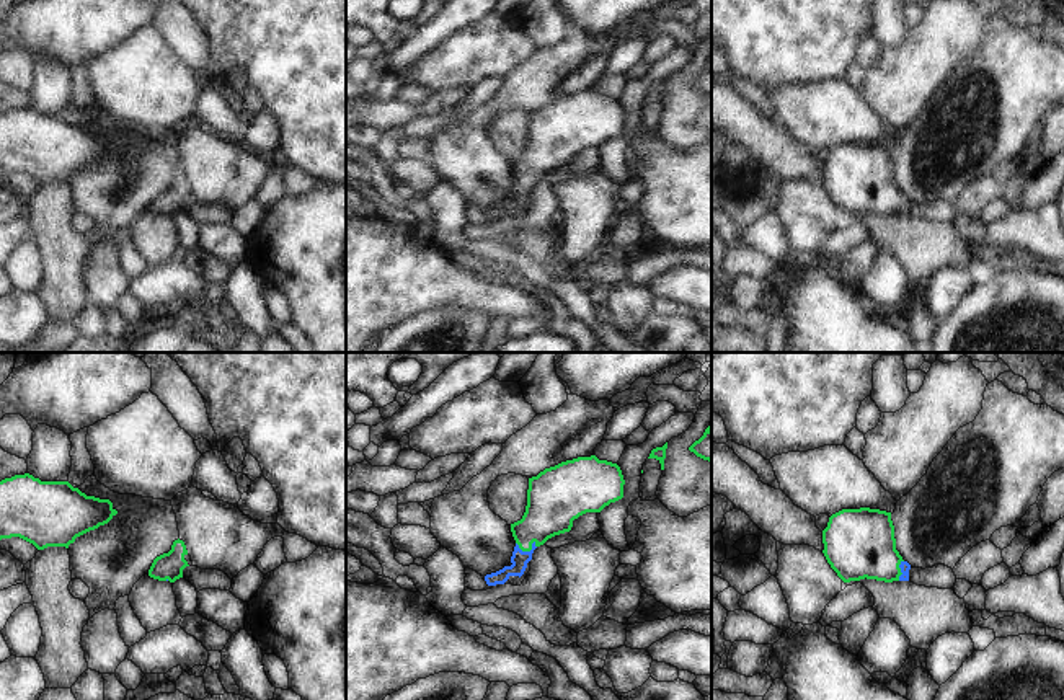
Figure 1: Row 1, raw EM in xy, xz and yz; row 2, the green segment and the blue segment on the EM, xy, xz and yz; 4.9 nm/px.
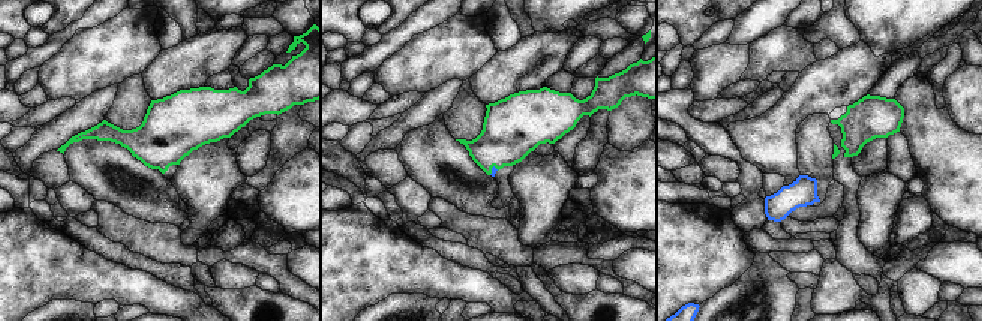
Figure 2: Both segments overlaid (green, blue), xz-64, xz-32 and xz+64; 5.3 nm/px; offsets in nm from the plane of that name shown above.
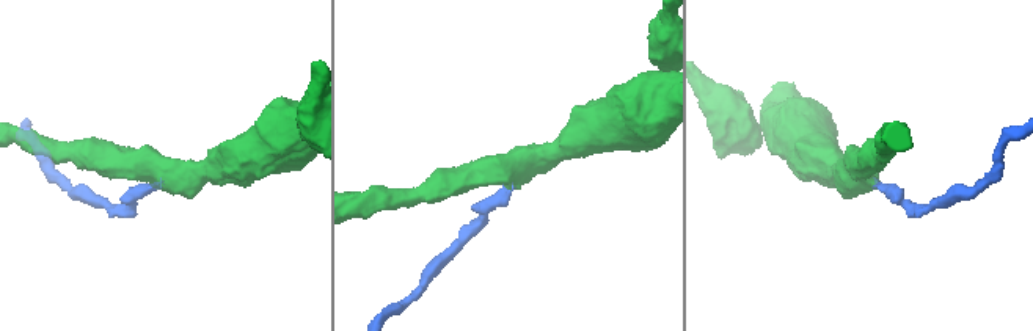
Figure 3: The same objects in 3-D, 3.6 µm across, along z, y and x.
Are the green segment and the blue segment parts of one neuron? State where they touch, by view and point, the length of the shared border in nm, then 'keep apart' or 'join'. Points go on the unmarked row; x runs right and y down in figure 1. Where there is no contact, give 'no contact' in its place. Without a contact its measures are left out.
xz (526, 185) | 110 nm | join

